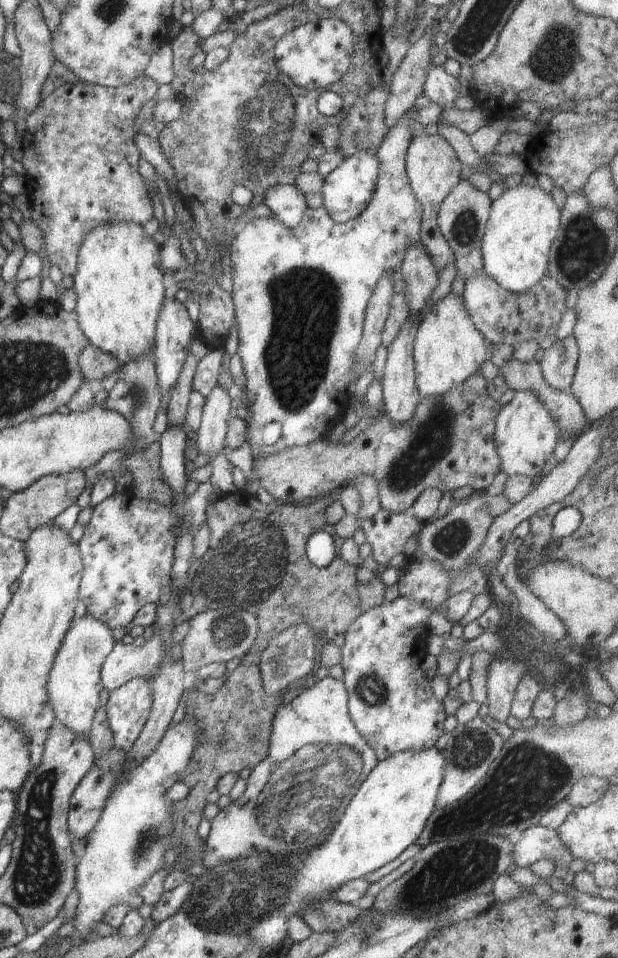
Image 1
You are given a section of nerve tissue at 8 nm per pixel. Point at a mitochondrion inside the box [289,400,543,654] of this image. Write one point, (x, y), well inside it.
(448, 540)

